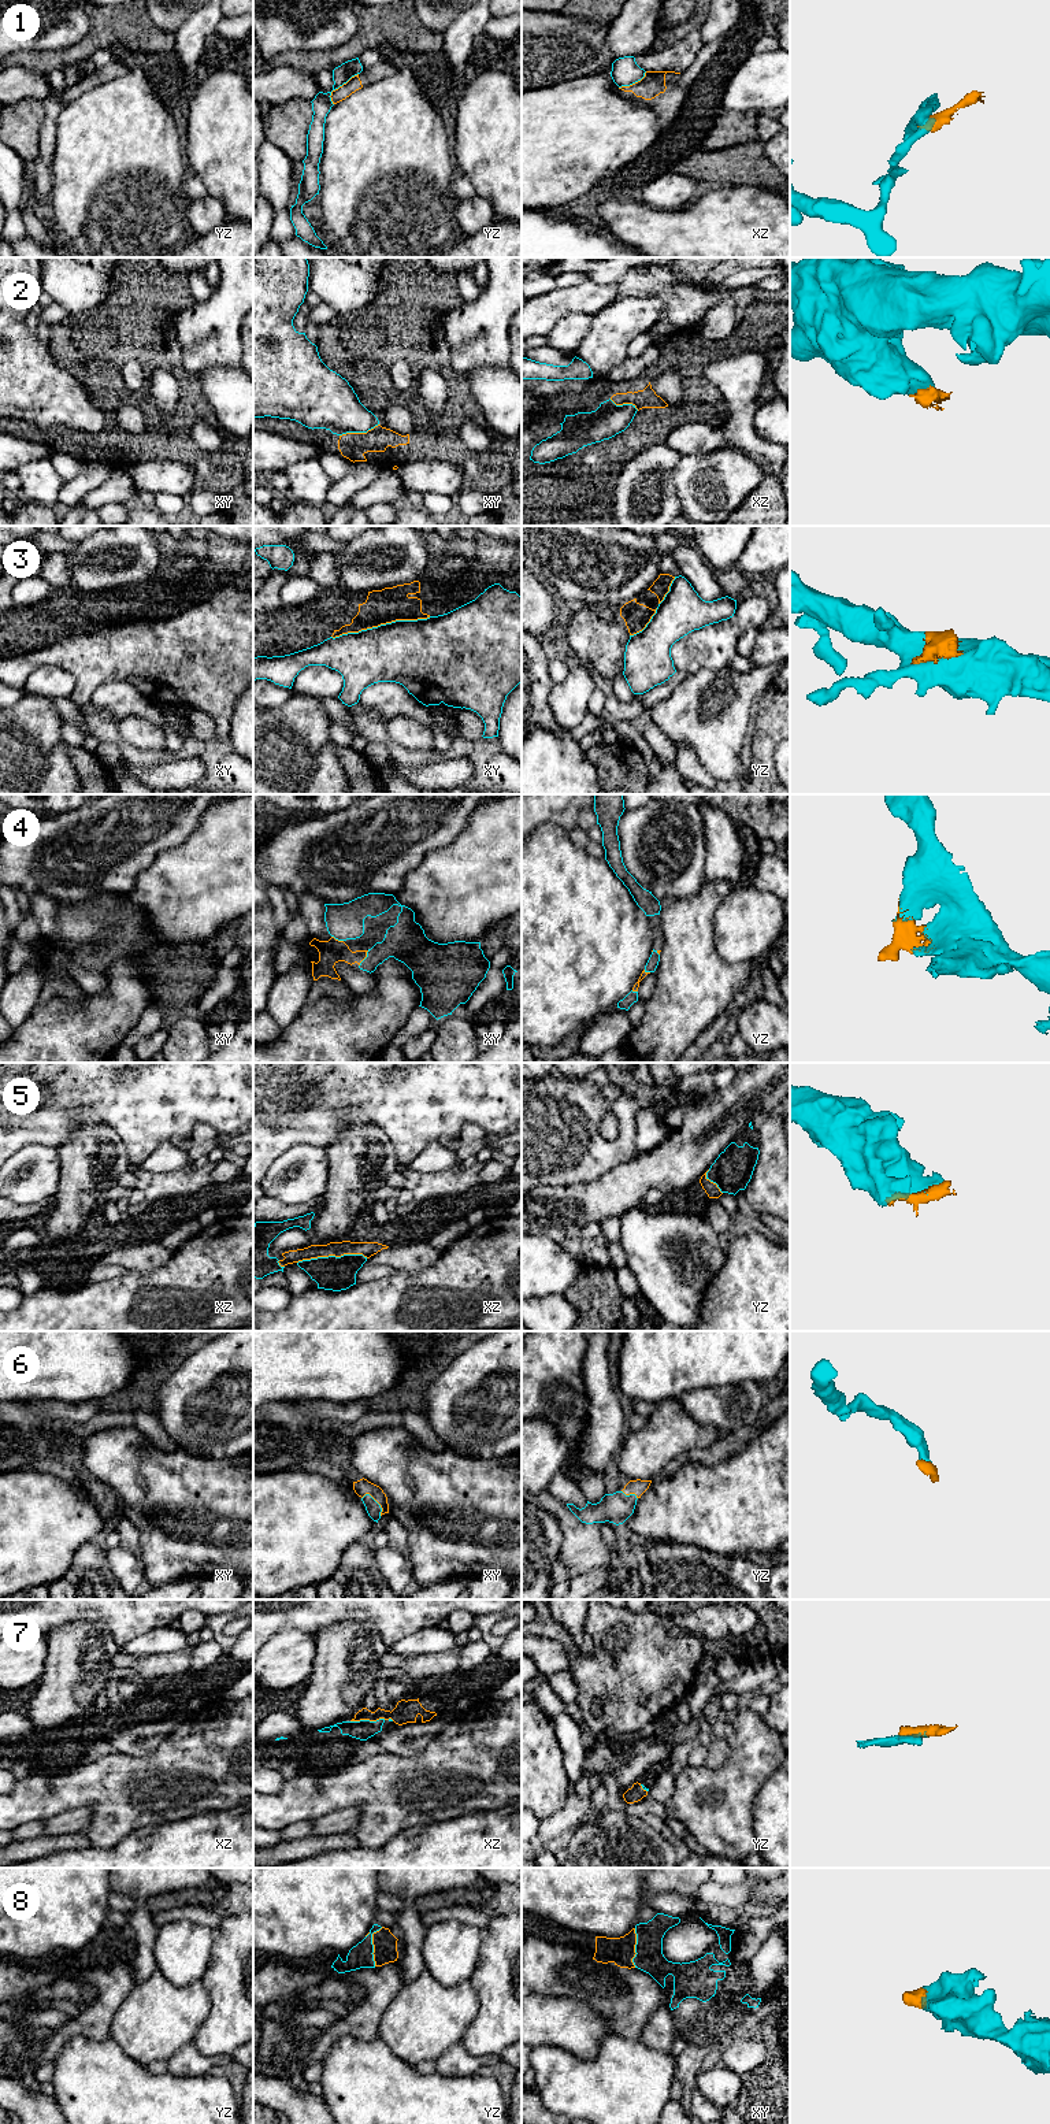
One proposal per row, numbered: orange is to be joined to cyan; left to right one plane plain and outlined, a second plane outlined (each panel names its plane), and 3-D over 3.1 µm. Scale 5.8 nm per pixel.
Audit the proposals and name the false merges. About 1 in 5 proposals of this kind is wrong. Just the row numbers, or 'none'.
1, 2, 3

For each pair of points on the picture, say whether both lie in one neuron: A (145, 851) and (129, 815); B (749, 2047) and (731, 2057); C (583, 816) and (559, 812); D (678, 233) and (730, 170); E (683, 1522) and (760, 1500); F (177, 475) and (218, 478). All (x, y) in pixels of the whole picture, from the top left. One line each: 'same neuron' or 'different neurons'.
A: same neuron
B: same neuron
C: different neurons
D: different neurons
E: same neuron
F: different neurons

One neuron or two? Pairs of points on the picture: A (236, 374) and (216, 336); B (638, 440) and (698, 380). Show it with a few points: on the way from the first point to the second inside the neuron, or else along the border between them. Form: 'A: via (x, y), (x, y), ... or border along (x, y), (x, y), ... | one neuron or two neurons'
A: border along (238, 362), (234, 364), (210, 366), (201, 378) | two neurons
B: via (653, 421), (659, 414), (661, 401), (679, 384) | one neuron

